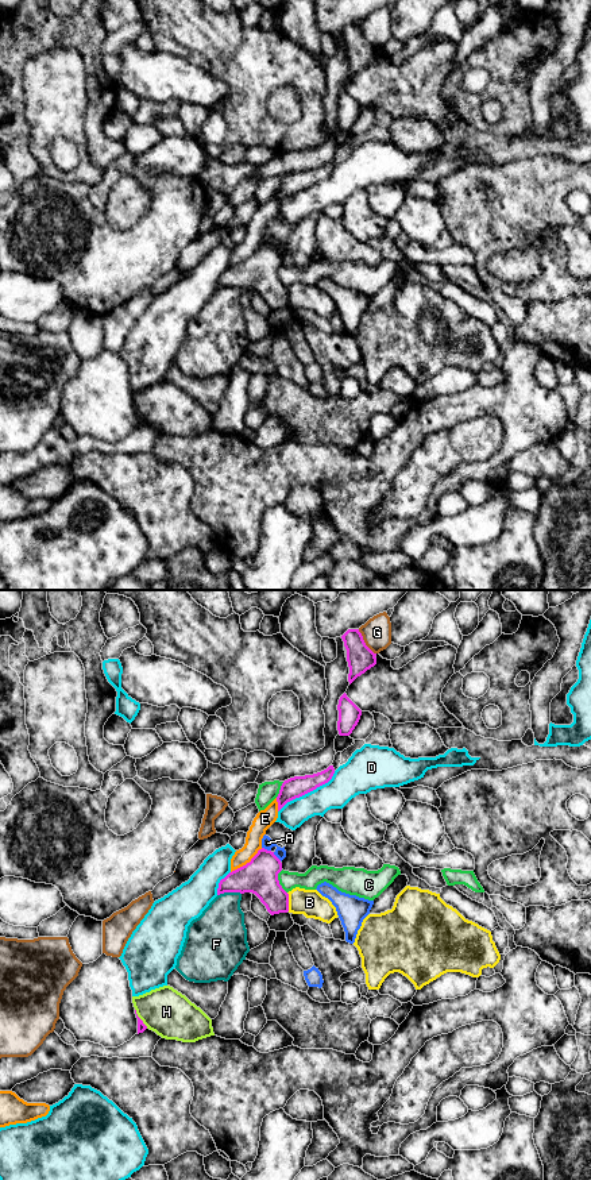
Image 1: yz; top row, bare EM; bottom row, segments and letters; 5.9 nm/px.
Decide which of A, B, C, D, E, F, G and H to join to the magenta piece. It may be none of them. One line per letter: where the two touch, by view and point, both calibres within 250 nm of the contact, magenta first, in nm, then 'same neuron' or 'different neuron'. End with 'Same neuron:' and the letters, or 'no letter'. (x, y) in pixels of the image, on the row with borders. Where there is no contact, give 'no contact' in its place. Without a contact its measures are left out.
A: yz (266, 849) | 220/70 nm | different neuron
B: yz (288, 902) | 220/160 nm | different neuron
C: yz (278, 882) | 220/110 nm | different neuron
D: yz (308, 791) | 130/200 nm | different neuron
E: yz (247, 863) | 220/100 nm | different neuron
F: yz (228, 891) | 220/300 nm | different neuron
G: yz (363, 641) | 160/180 nm | different neuron
H: yz (139, 1018) | 50/280 nm | different neuron
Same neuron: no letter

